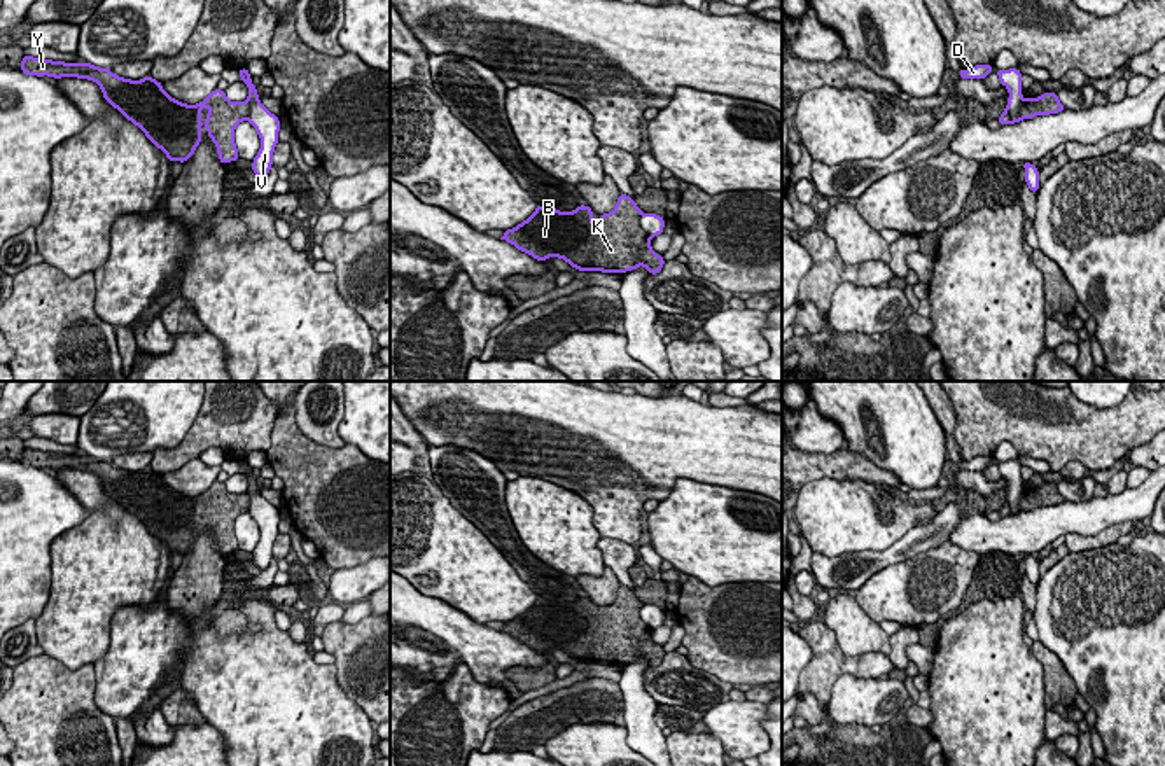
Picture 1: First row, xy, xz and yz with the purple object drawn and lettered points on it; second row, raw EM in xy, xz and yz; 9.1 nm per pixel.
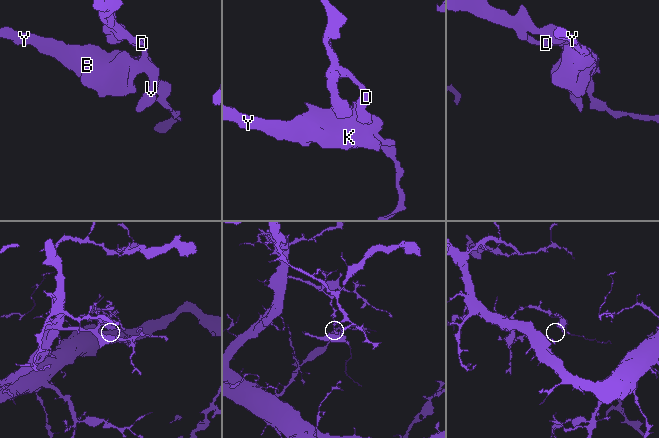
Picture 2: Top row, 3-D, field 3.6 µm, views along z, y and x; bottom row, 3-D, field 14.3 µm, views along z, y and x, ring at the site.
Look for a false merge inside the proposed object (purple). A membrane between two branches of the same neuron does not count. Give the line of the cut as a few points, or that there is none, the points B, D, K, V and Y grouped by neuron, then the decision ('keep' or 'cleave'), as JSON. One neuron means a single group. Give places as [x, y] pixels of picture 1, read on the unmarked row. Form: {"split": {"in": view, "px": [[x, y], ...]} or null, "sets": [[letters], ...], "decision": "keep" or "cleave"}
{"split": {"in": "xz", "px": [[641, 605], [641, 618], [651, 628]]}, "sets": [["B", "K", "Y"], ["D", "V"]], "decision": "cleave"}

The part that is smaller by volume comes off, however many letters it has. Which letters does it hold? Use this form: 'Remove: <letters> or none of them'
Remove: B, K, Y

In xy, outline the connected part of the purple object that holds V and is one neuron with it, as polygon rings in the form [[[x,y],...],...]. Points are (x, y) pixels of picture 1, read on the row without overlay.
[[[240,460],[241,474],[248,479],[248,497],[250,497],[250,507],[248,512],[255,519],[261,530],[261,540],[257,547],[252,553],[252,563],[264,570],[269,567],[271,556],[273,556],[273,544],[278,535],[278,523],[280,523],[280,511],[271,505],[261,493],[257,486],[257,479],[250,472],[250,465],[247,460]]]

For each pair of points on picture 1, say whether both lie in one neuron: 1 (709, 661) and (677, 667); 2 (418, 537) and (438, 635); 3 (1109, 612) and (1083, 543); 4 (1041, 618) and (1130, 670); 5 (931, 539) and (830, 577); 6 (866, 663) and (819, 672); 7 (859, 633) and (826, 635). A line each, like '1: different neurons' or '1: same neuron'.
1: different neurons
2: different neurons
3: different neurons
4: same neuron
5: same neuron
6: same neuron
7: different neurons

